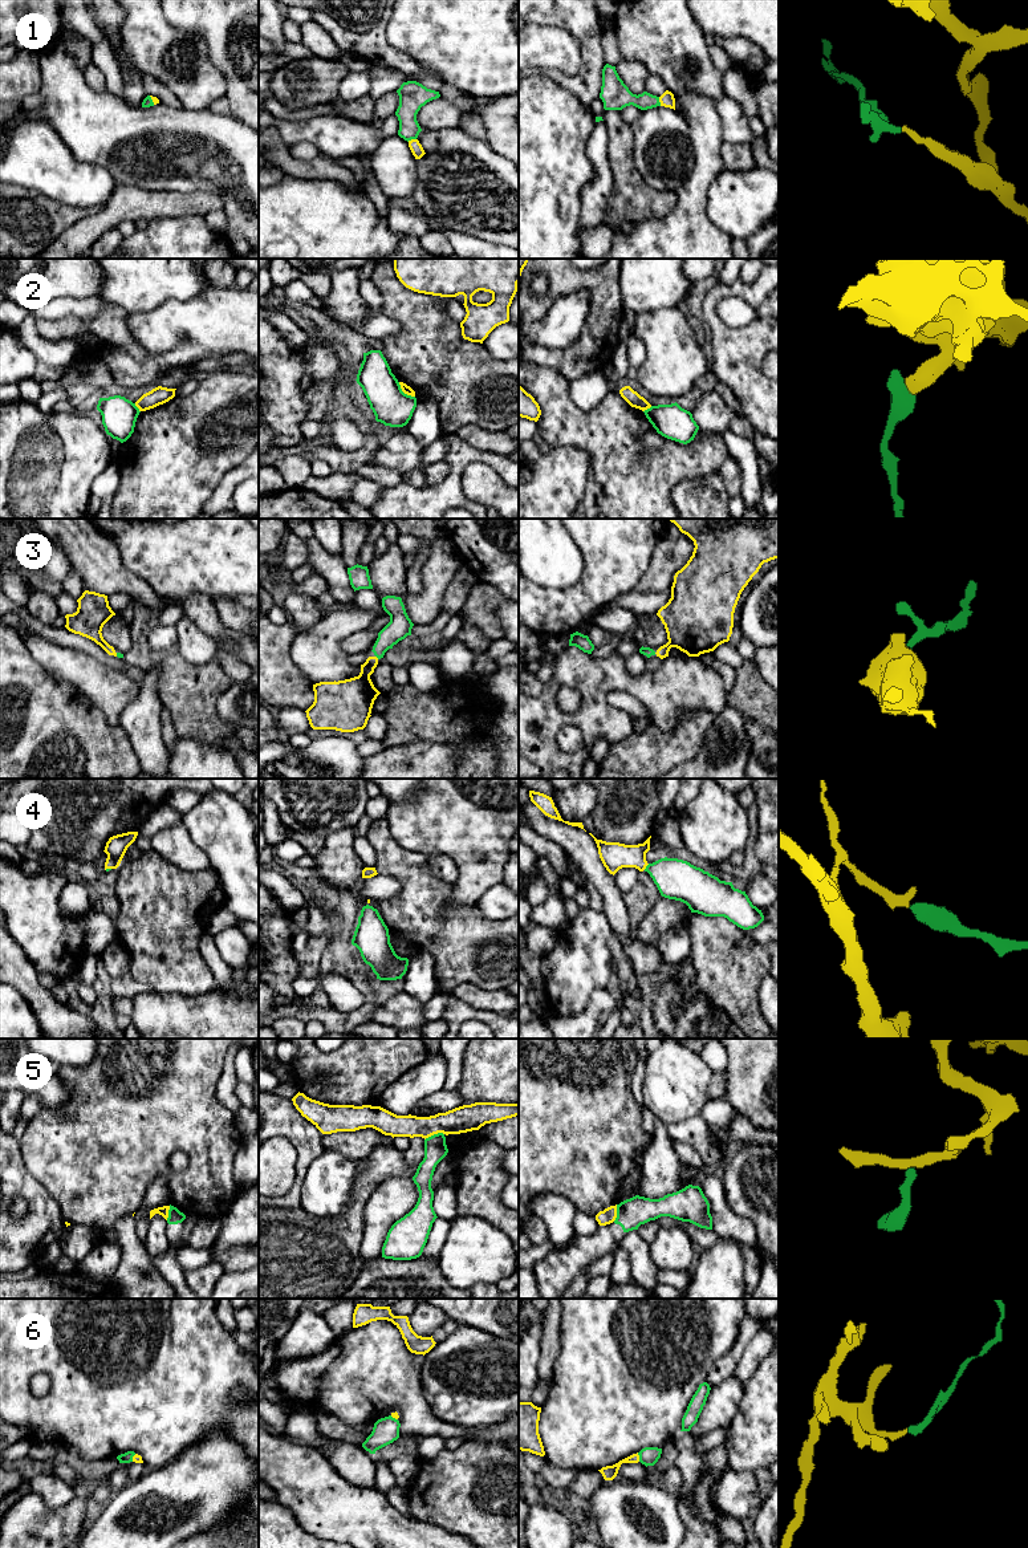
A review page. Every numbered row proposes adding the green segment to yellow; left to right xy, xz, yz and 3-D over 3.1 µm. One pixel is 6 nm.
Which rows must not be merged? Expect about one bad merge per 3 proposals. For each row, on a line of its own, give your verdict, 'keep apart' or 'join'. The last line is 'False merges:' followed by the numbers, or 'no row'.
1: join
2: keep apart
3: join
4: join
5: keep apart
6: join
False merges: 2, 5

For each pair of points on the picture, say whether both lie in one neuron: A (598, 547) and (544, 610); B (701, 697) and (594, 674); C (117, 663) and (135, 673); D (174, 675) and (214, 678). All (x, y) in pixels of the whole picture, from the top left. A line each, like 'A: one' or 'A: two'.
A: one
B: one
C: one
D: one

